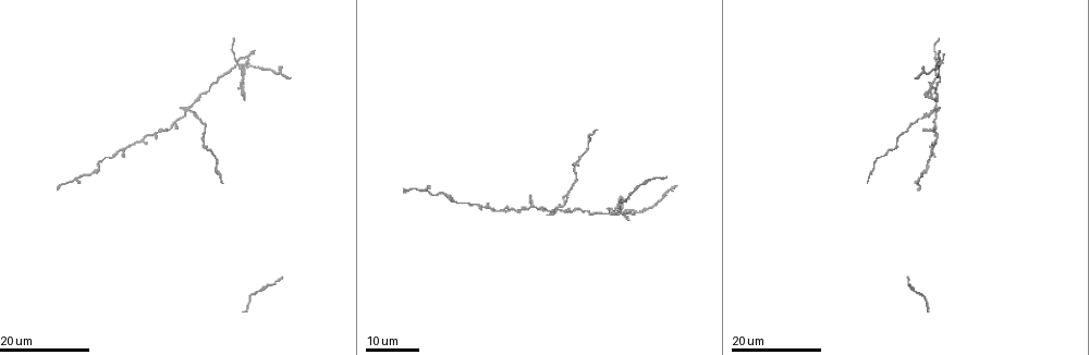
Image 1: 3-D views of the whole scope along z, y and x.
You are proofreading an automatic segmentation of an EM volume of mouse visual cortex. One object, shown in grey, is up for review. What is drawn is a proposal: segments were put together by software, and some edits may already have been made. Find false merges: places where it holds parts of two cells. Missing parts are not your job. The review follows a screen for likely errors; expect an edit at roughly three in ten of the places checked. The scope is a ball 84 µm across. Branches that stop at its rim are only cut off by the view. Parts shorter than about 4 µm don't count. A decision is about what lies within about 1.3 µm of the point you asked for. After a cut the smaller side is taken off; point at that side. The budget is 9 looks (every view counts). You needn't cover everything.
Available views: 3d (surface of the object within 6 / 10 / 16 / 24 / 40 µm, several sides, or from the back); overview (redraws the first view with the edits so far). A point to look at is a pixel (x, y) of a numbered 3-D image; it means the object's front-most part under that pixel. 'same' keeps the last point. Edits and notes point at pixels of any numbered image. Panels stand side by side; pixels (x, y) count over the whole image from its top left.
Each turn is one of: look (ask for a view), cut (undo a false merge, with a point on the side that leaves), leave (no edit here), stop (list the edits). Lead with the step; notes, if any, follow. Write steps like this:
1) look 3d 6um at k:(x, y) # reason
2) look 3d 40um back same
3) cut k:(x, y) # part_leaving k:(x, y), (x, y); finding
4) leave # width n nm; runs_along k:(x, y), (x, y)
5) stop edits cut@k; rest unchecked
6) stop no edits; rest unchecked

look 3d 24um at 1:(557, 210) # looks like a crossing

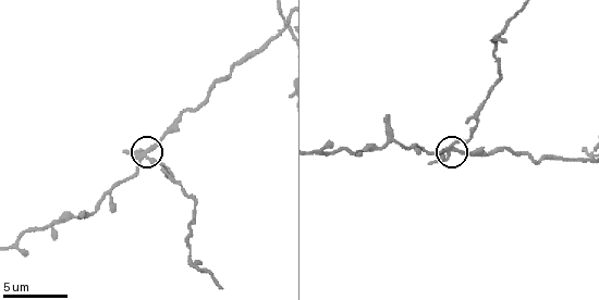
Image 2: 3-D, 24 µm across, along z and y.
look 3d 10um at 2:(452, 148) # closer look

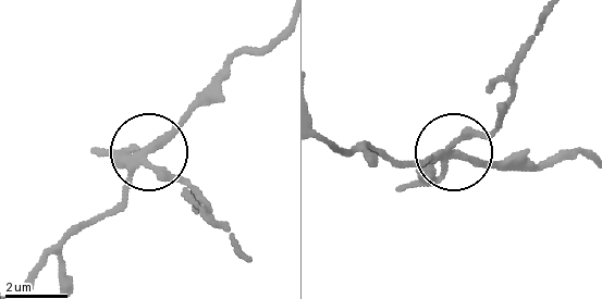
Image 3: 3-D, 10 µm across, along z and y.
cut 3:(95, 148) # width 270 nm; part_leaving 3:(131, 153), (188, 183), (243, 252); a second cell is stuck on

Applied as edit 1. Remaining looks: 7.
look overview # see it whole again

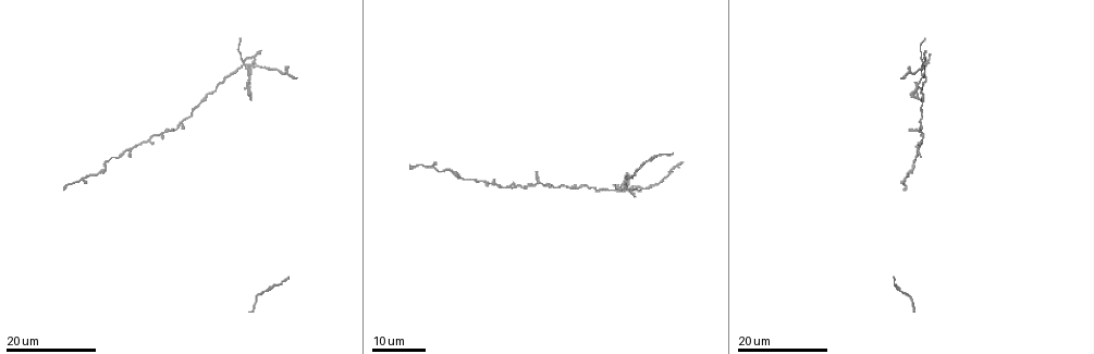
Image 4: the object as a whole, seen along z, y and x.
look 3d 24um at 4:(918, 131) # three arms meet

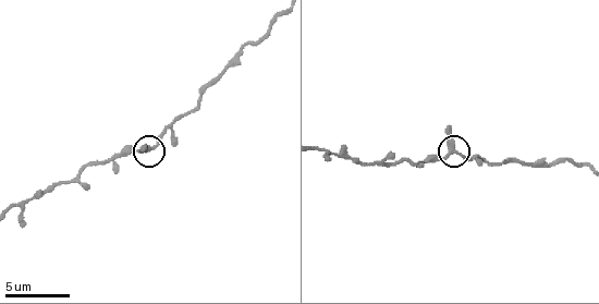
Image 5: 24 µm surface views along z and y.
look 3d 6um at 5:(450, 153)

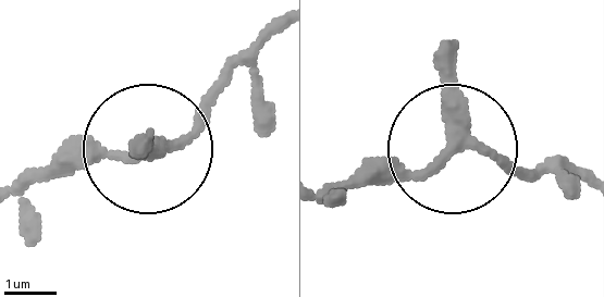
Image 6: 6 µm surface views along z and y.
leave # arms 3; runs_along 6:(147, 158), (21, 171); one cell here

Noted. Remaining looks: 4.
look 3d 10um at 2:(230, 72) # a narrow waist

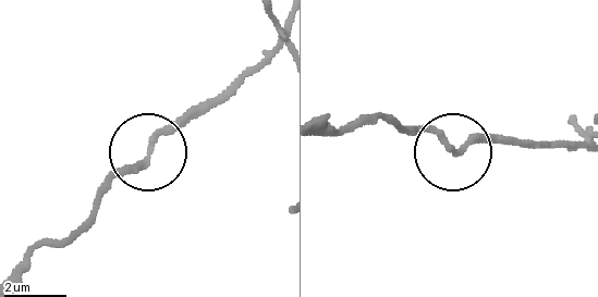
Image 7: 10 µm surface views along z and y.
look 3d 6um at 7:(147, 153) # zoom in

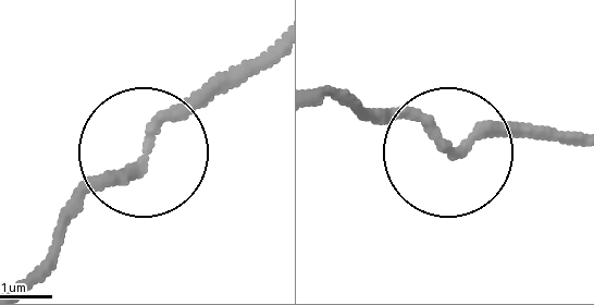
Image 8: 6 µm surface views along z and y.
leave # runs_along 8:(318, 100), (409, 118), (460, 153), (547, 139); continuous, no second cell

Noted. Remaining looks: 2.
look 3d 24um at 4:(245, 61) # four or more arms meet

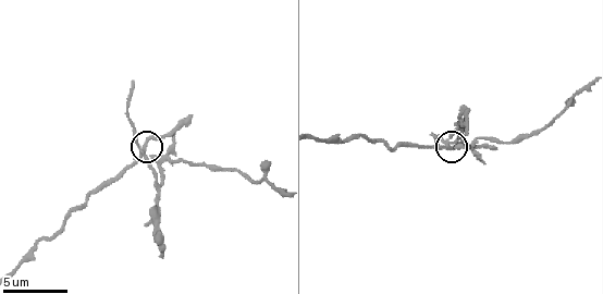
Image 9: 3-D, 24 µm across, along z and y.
look 3d 10um at 9:(146, 153) # zoom in

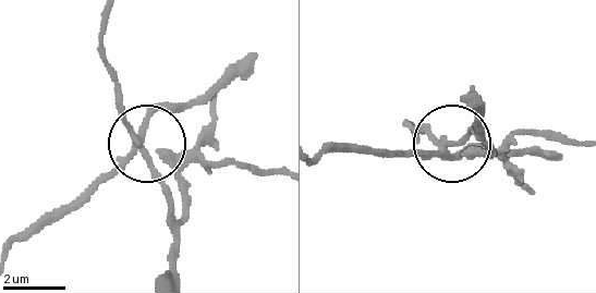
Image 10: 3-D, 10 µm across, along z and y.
cut 10:(163, 181) # arms 5; part_leaving 10:(144, 143), (275, 171); a second cell is stuck on

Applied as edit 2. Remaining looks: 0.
stop edits cut@3, cut@10; rest unchecked

